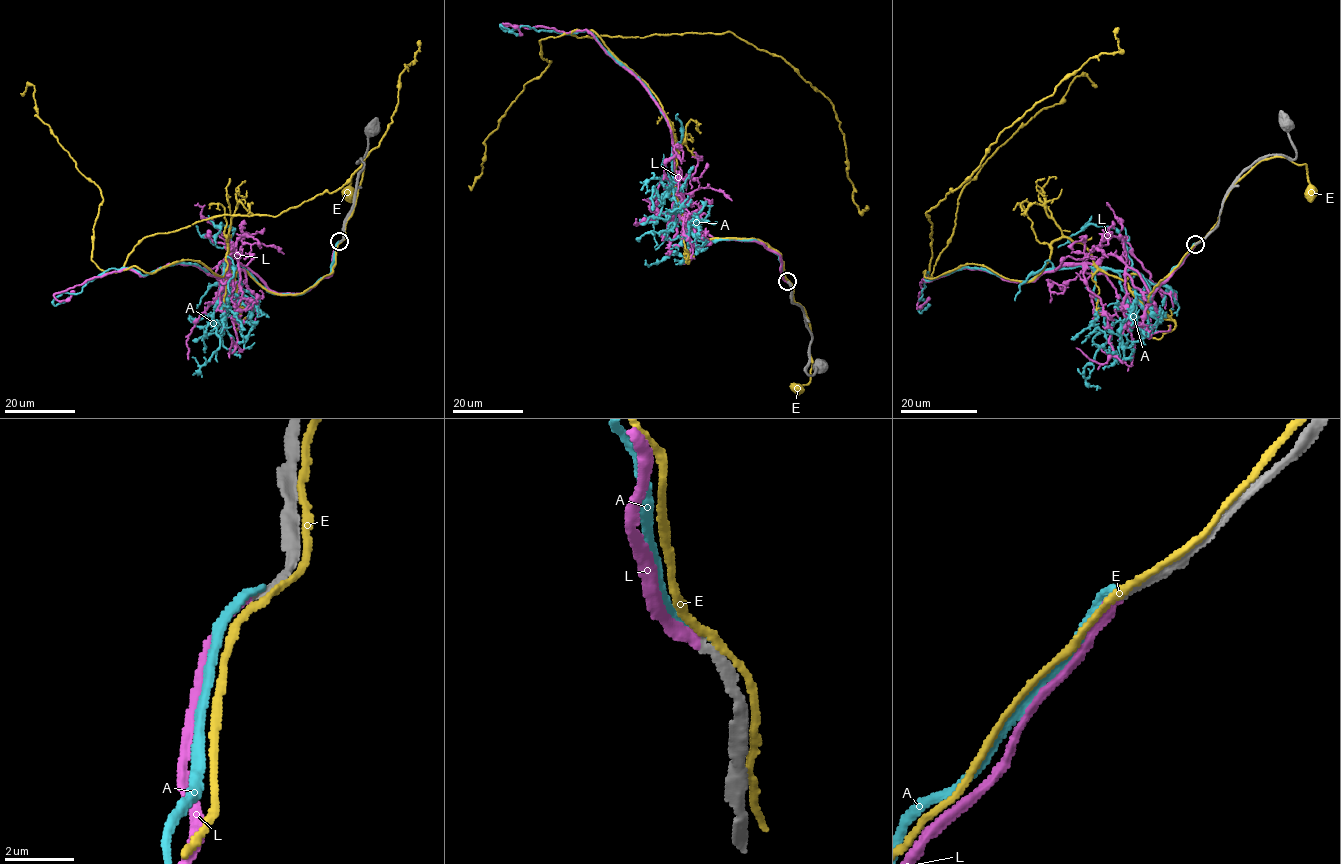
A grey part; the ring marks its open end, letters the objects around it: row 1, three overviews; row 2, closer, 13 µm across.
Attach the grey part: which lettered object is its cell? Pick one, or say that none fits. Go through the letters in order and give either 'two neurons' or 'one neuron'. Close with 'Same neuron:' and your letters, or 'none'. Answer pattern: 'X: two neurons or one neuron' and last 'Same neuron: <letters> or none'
A: two neurons
E: two neurons
L: one neuron
Same neuron: L

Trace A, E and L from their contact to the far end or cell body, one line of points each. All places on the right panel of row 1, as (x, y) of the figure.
A: (1195, 243), (1150, 300), (1131, 269), (1009, 281), (961, 267), (927, 272), (919, 311), (930, 304)
E: (1197, 243), (1216, 223), (1231, 188), (1260, 161), (1282, 156), (1297, 164), (1304, 164), (1312, 191)
L: (1195, 244), (1150, 300), (1113, 255), (1032, 281), (925, 273), (917, 308), (929, 297)

